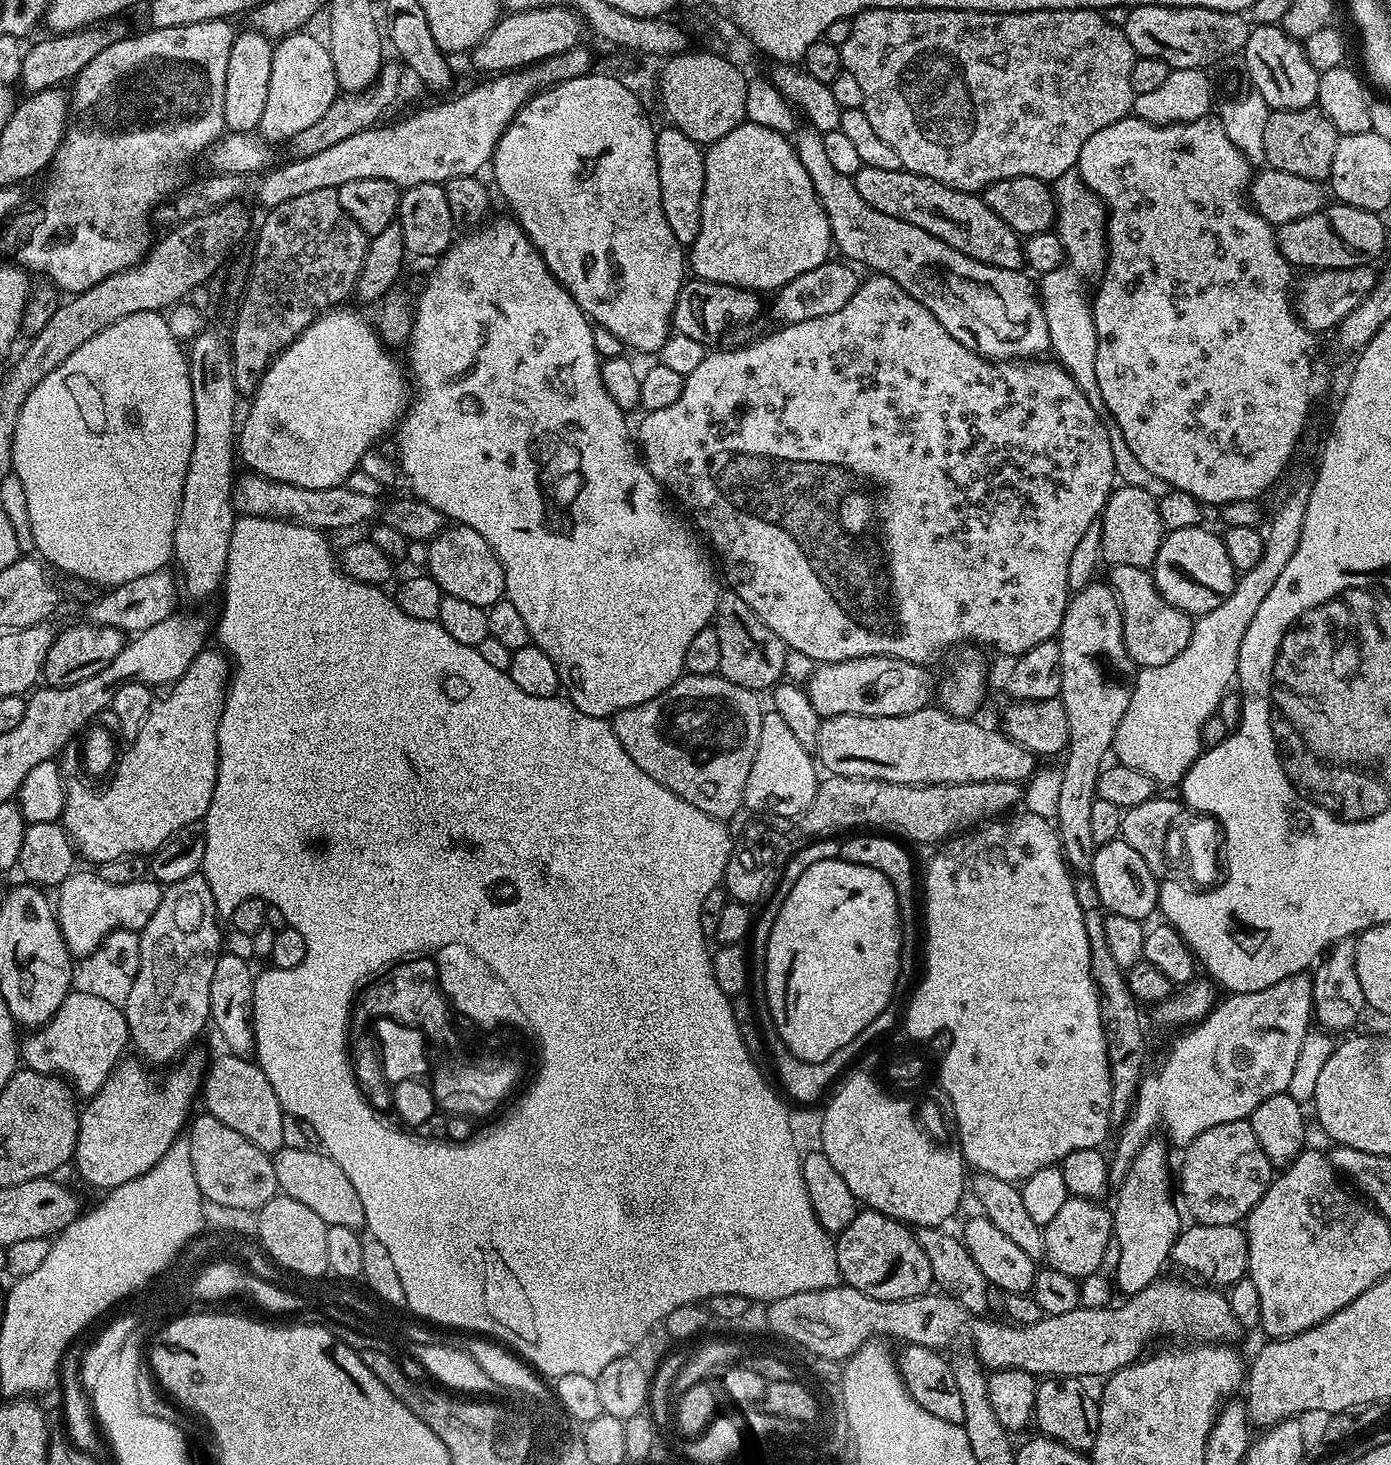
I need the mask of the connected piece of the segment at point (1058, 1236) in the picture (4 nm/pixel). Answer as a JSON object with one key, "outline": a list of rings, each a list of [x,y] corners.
{"outline":[[[1077,1196],[1069,1198],[1058,1210],[1057,1216],[1049,1224],[1043,1225],[1044,1257],[1047,1267],[1062,1270],[1077,1278],[1100,1272],[1102,1254],[1106,1251],[1106,1242],[1113,1240],[1113,1213],[1104,1209],[1103,1203],[1083,1200]]]}

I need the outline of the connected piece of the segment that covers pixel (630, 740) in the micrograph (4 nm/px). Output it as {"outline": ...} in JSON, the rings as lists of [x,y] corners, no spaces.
{"outline":[[[685,674],[674,682],[674,686],[662,690],[662,694],[658,694],[658,698],[650,698],[650,702],[642,702],[638,706],[630,706],[626,710],[616,713],[611,717],[610,723],[618,742],[622,742],[622,750],[626,750],[626,754],[630,754],[630,758],[634,758],[634,763],[640,769],[646,770],[646,774],[650,774],[650,778],[654,778],[654,782],[666,786],[666,790],[670,790],[678,798],[690,802],[690,806],[698,806],[698,810],[702,810],[702,814],[710,814],[715,820],[728,822],[731,821],[730,818],[736,811],[744,808],[746,778],[750,778],[750,766],[754,766],[754,754],[758,750],[758,734],[762,734],[762,718],[766,708],[765,705],[760,705],[760,700],[756,696],[759,695],[753,689],[738,686],[719,674],[714,676]]]}

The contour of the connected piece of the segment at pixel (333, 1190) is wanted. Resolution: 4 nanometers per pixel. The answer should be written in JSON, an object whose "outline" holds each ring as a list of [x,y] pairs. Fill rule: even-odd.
{"outline":[[[312,1146],[302,1150],[282,1147],[272,1156],[272,1161],[276,1187],[283,1195],[314,1210],[314,1214],[318,1214],[318,1218],[322,1218],[322,1222],[328,1226],[350,1226],[357,1230],[364,1228],[364,1211],[358,1190],[354,1190],[342,1166],[331,1160],[327,1152]]]}

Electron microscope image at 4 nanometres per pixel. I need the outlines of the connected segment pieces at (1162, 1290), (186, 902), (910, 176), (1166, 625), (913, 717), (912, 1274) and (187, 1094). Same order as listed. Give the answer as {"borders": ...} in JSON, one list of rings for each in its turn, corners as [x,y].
{"borders":[[[[1161,1278],[1146,1286],[1146,1290],[1127,1297],[1123,1301],[1125,1304],[1117,1308],[1079,1307],[1067,1314],[1045,1315],[1033,1325],[999,1324],[993,1318],[976,1318],[968,1328],[968,1336],[972,1339],[971,1351],[988,1370],[1026,1370],[1037,1378],[1107,1378],[1141,1359],[1146,1352],[1144,1347],[1159,1336],[1189,1336],[1192,1342],[1236,1342],[1232,1340],[1242,1335],[1242,1329],[1234,1310],[1230,1308],[1227,1295],[1219,1287],[1201,1286],[1184,1280]]],[[[203,875],[182,878],[182,882],[174,882],[164,888],[162,902],[158,902],[158,910],[150,917],[150,922],[140,929],[140,965],[136,975],[132,977],[130,994],[123,1006],[124,1017],[128,1023],[128,1035],[131,1047],[141,1052],[147,1063],[168,1064],[176,1060],[196,1039],[204,1027],[209,1027],[211,1004],[210,984],[213,981],[214,966],[222,953],[222,931],[216,925],[218,913],[216,896],[210,894],[210,886]]],[[[862,166],[854,179],[858,194],[862,194],[874,210],[922,226],[922,230],[934,234],[934,238],[942,238],[942,242],[954,246],[954,250],[983,264],[999,268],[1025,267],[1021,237],[1010,230],[1010,226],[1006,226],[1006,222],[1002,222],[1002,218],[998,218],[979,195],[960,192],[957,188],[948,188],[936,180],[903,170],[874,170]]],[[[1113,564],[1107,571],[1107,583],[1112,585],[1120,602],[1124,641],[1133,665],[1140,668],[1163,666],[1170,662],[1170,658],[1178,658],[1192,637],[1193,617],[1170,606],[1170,602],[1162,598],[1149,569]]],[[[940,706],[894,718],[834,715],[821,721],[815,751],[821,767],[831,775],[895,784],[969,784],[987,780],[1020,784],[1037,771],[1035,752],[1018,746],[1003,731],[995,732],[976,722],[951,716]]],[[[860,1210],[857,1211],[854,1222],[850,1222],[850,1226],[846,1226],[846,1230],[842,1230],[835,1237],[835,1241],[836,1261],[843,1283],[854,1290],[862,1290],[862,1294],[870,1294],[870,1298],[879,1300],[914,1298],[925,1295],[933,1287],[930,1262],[926,1259],[926,1254],[922,1254],[922,1246],[918,1246],[916,1233],[901,1221],[881,1212]]],[[[129,1058],[121,1059],[120,1063],[117,1064],[116,1069],[113,1070],[113,1072],[108,1076],[108,1081],[106,1081],[104,1083],[104,1085],[102,1086],[102,1090],[98,1090],[98,1094],[94,1094],[93,1096],[90,1097],[90,1099],[87,1101],[87,1103],[85,1103],[88,1105],[86,1105],[86,1106],[83,1105],[83,1107],[80,1108],[80,1125],[78,1126],[78,1138],[76,1139],[76,1155],[74,1157],[74,1165],[76,1164],[77,1170],[80,1171],[81,1178],[84,1179],[85,1182],[88,1183],[89,1186],[92,1188],[104,1188],[103,1190],[111,1190],[113,1188],[117,1188],[118,1186],[122,1186],[126,1182],[130,1182],[134,1178],[138,1178],[142,1174],[146,1174],[147,1172],[149,1172],[150,1169],[152,1169],[152,1167],[154,1167],[154,1165],[156,1165],[159,1162],[159,1160],[162,1158],[162,1154],[166,1154],[166,1150],[170,1150],[170,1146],[173,1144],[173,1142],[178,1140],[178,1139],[181,1139],[182,1133],[185,1131],[186,1125],[189,1123],[190,1117],[193,1115],[192,1103],[194,1103],[195,1100],[197,1103],[197,1100],[198,1100],[198,1089],[201,1087],[201,1084],[202,1084],[201,1069],[199,1072],[199,1070],[196,1068],[176,1068],[176,1067],[173,1067],[171,1070],[168,1070],[168,1071],[173,1070],[173,1072],[166,1073],[165,1076],[161,1078],[160,1084],[156,1084],[155,1078],[152,1076],[148,1076],[147,1070],[149,1071],[149,1069],[147,1067],[144,1067],[145,1069],[140,1068],[141,1061],[139,1059],[136,1059],[137,1061],[136,1060],[128,1060],[128,1059]]]]}

